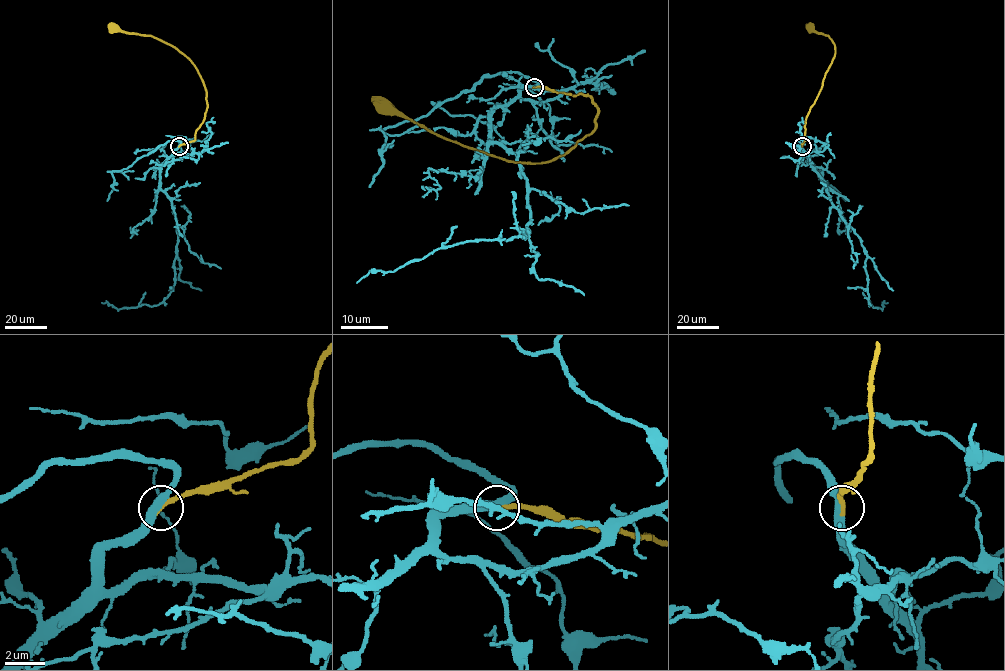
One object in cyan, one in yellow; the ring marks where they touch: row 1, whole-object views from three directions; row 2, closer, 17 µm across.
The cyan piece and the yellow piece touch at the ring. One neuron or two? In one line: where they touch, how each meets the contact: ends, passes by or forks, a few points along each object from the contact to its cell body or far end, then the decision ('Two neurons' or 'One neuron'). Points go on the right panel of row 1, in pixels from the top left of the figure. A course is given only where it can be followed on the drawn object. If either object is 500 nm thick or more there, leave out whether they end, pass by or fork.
Place: (802, 146). At the ring cyan passes by. At the ring yellow ends. Course of cyan: (802, 146), (825, 183), (832, 204), (860, 238), (867, 256), (868, 305), (882, 309), (882, 303), (888, 302). Course of yellow: (802, 146), (807, 115), (835, 55), (834, 44), (827, 35), (810, 28). One neuron

